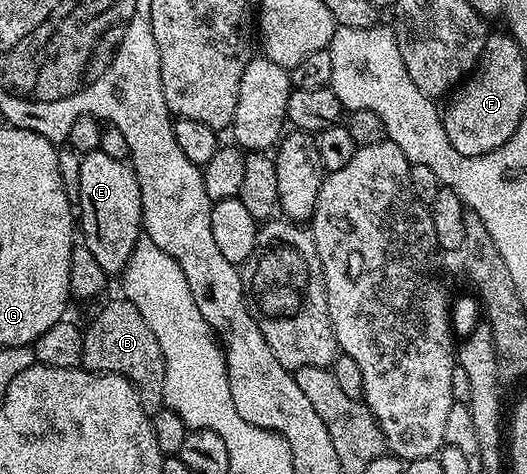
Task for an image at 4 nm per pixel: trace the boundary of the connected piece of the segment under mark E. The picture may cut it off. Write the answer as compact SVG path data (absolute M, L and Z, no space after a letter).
M101 149L84 154L78 161L81 162L77 165L75 213L79 218L80 240L107 275L120 275L131 259L131 251L135 251L143 237L137 176L128 160L112 158Z

